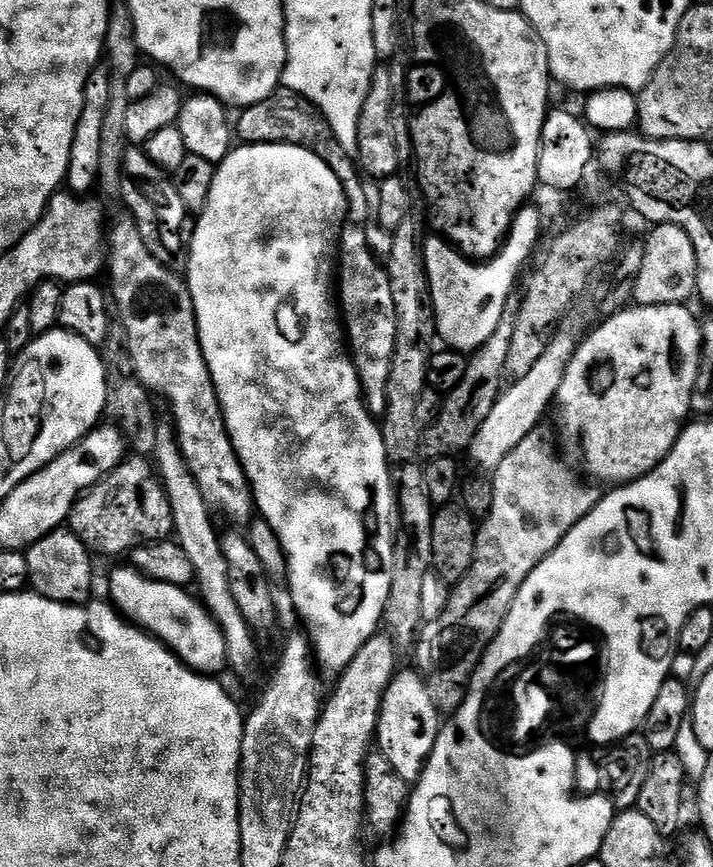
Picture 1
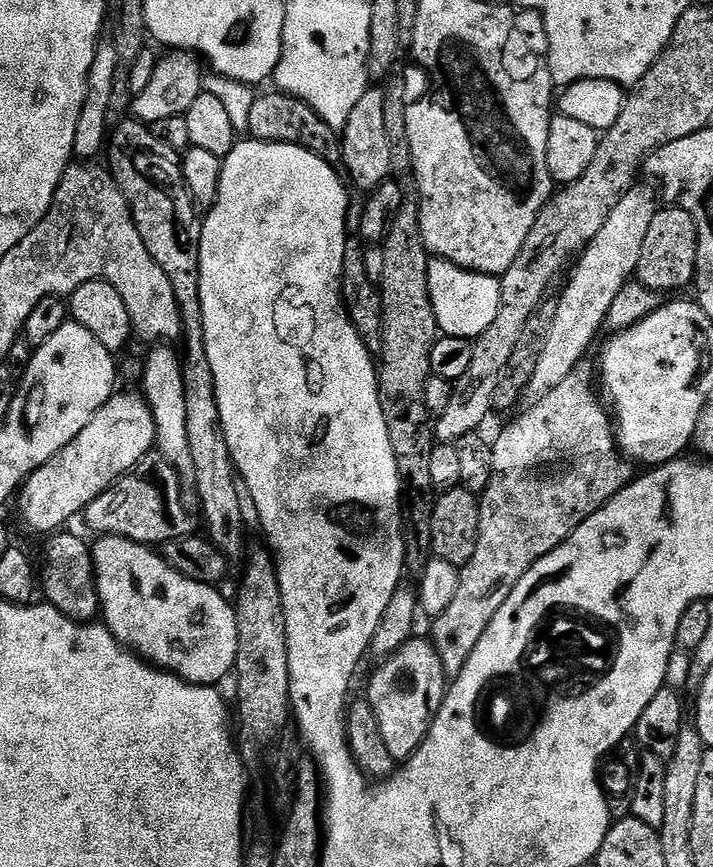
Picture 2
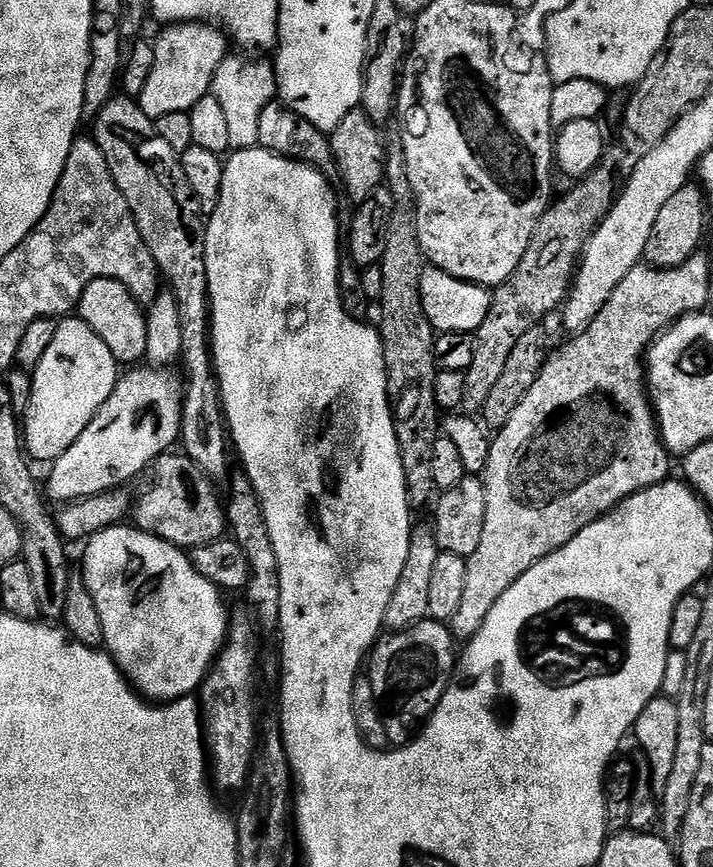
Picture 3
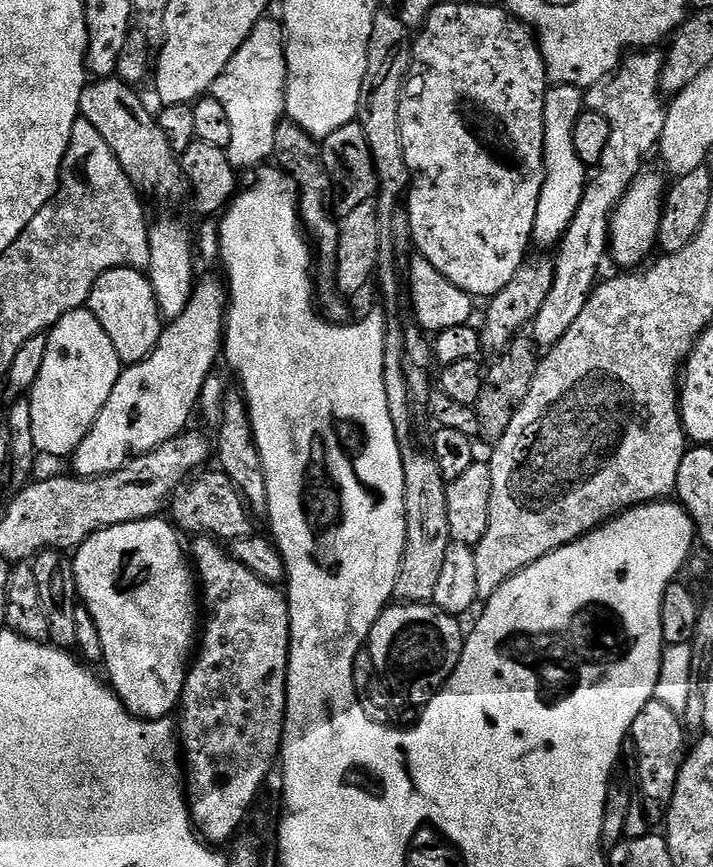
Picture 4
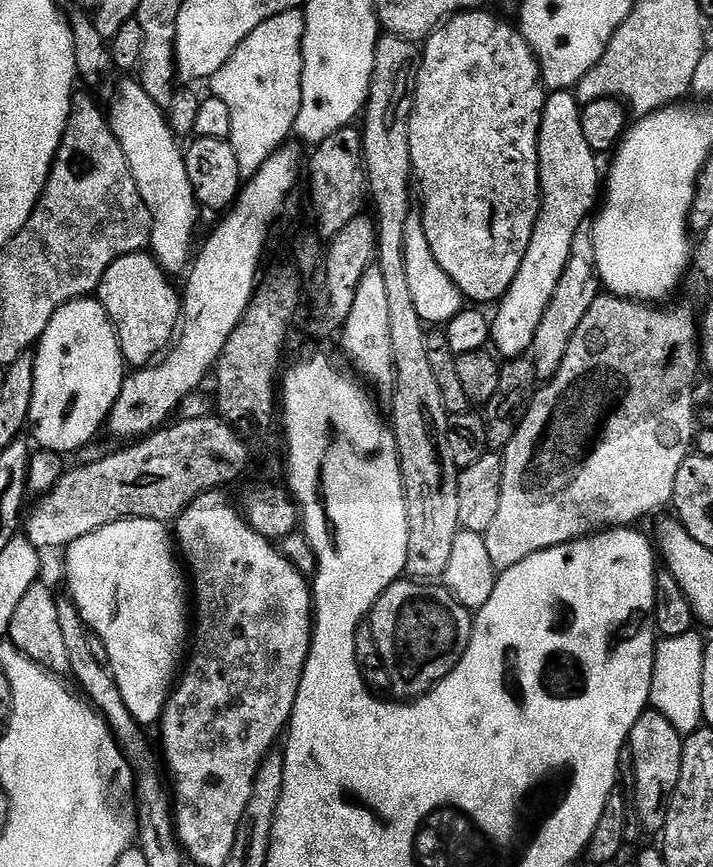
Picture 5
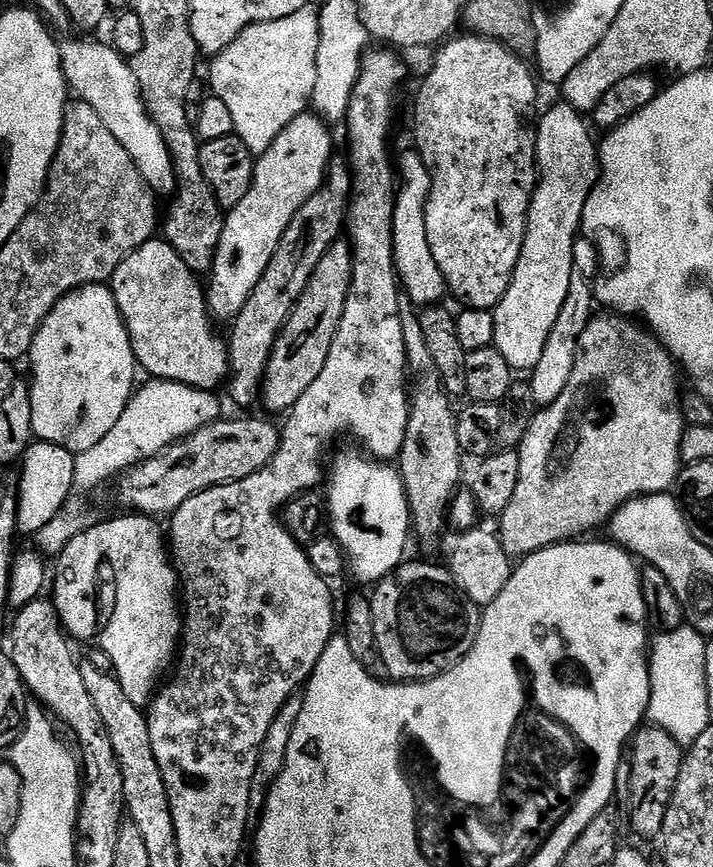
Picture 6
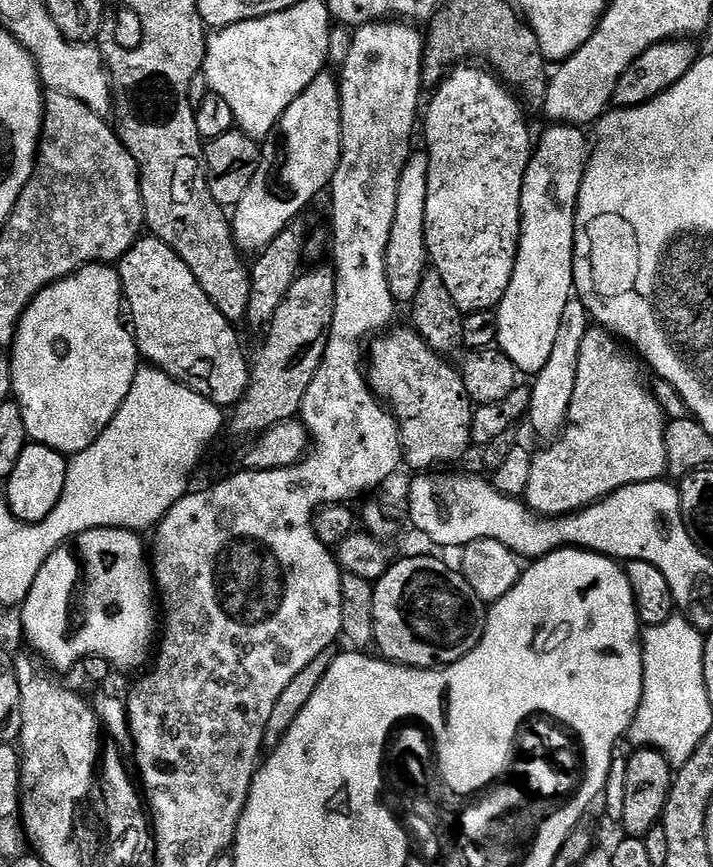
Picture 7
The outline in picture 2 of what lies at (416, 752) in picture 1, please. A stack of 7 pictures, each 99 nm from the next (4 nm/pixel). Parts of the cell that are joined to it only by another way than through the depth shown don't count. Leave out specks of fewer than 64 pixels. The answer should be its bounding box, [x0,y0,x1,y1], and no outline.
[366,638,446,762]

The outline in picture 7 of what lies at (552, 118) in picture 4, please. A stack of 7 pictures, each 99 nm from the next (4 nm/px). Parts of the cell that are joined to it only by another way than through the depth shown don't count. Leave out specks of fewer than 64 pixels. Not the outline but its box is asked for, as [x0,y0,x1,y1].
[495,123,590,376]

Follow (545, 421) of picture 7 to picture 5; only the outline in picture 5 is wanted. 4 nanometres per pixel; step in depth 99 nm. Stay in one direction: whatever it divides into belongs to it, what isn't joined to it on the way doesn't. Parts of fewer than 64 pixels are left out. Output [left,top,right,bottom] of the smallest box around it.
[530,222,602,381]

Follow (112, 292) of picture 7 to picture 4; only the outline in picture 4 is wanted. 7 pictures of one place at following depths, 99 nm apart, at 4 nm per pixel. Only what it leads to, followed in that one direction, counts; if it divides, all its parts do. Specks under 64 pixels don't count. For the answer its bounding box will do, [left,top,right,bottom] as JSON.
[32,307,122,457]

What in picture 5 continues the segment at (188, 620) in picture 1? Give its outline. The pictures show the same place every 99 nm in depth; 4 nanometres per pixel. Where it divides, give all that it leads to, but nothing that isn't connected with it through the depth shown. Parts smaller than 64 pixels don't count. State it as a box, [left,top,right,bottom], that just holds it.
[66,520,186,726]

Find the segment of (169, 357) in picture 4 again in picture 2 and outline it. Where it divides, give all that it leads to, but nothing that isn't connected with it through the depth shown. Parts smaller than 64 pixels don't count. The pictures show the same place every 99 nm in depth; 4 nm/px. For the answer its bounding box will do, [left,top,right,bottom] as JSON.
[18,394,156,534]

